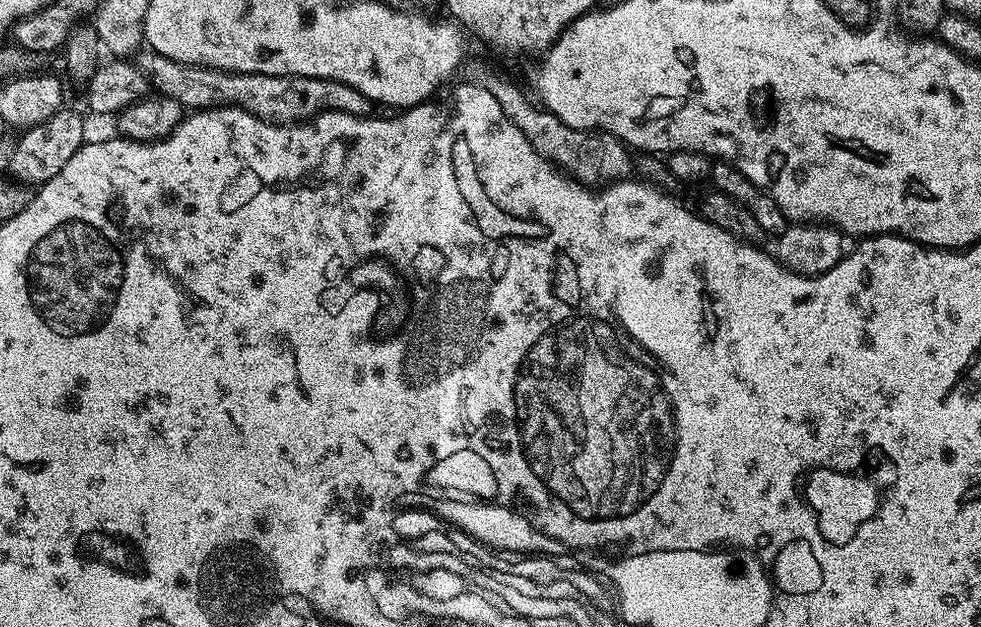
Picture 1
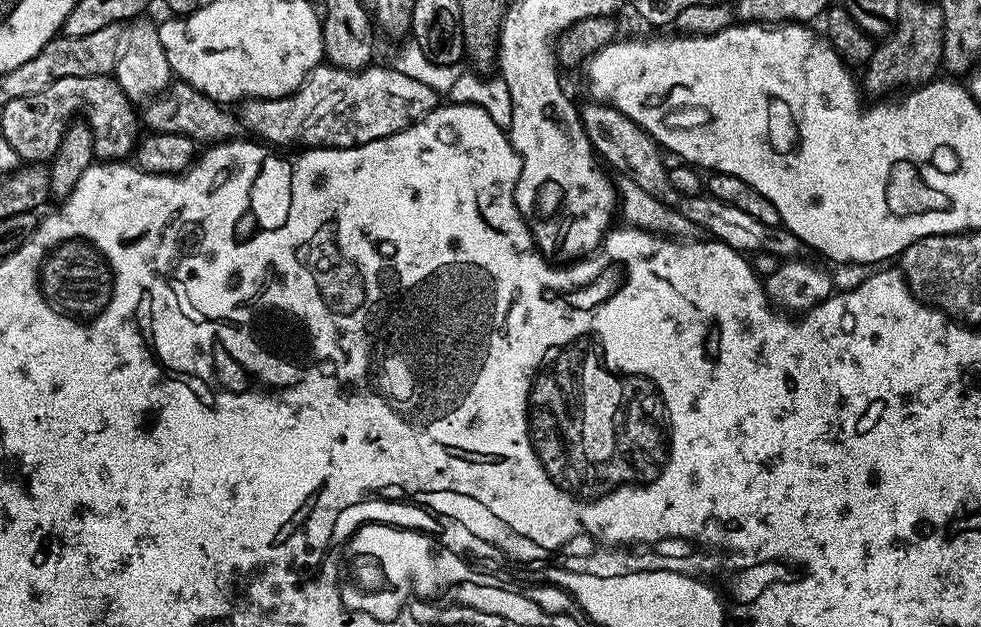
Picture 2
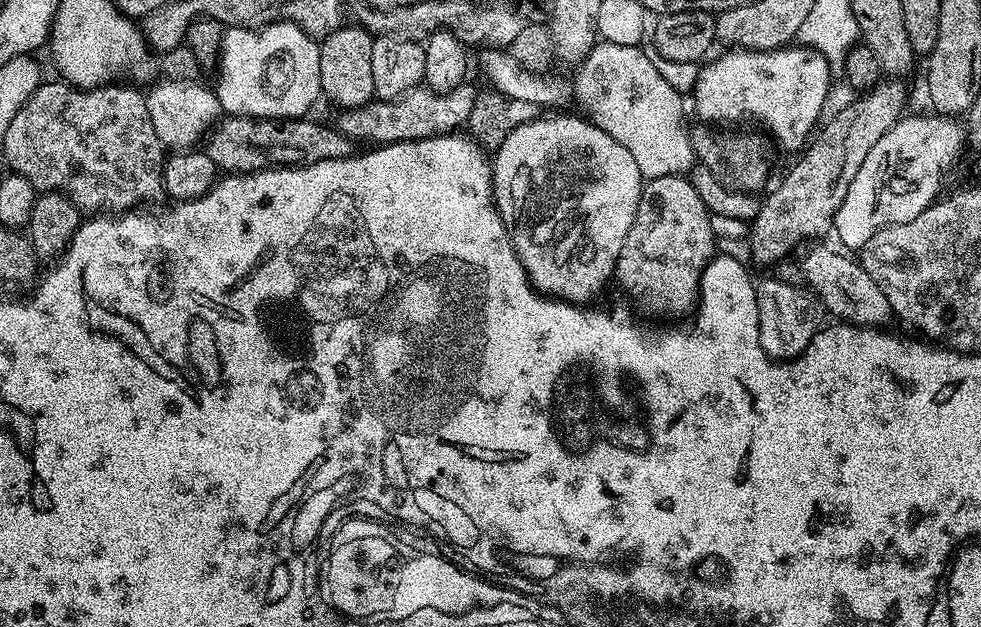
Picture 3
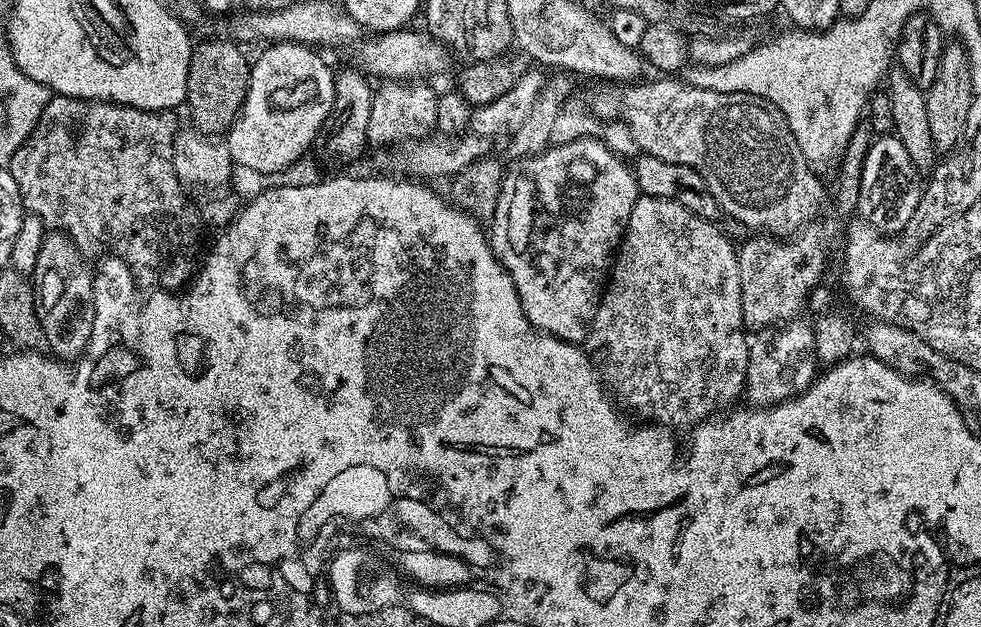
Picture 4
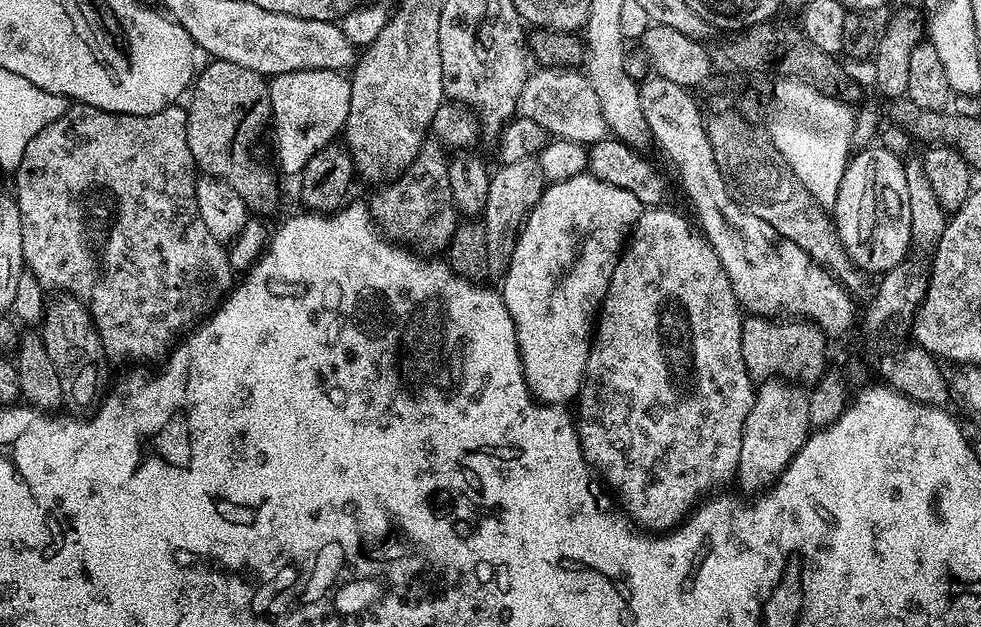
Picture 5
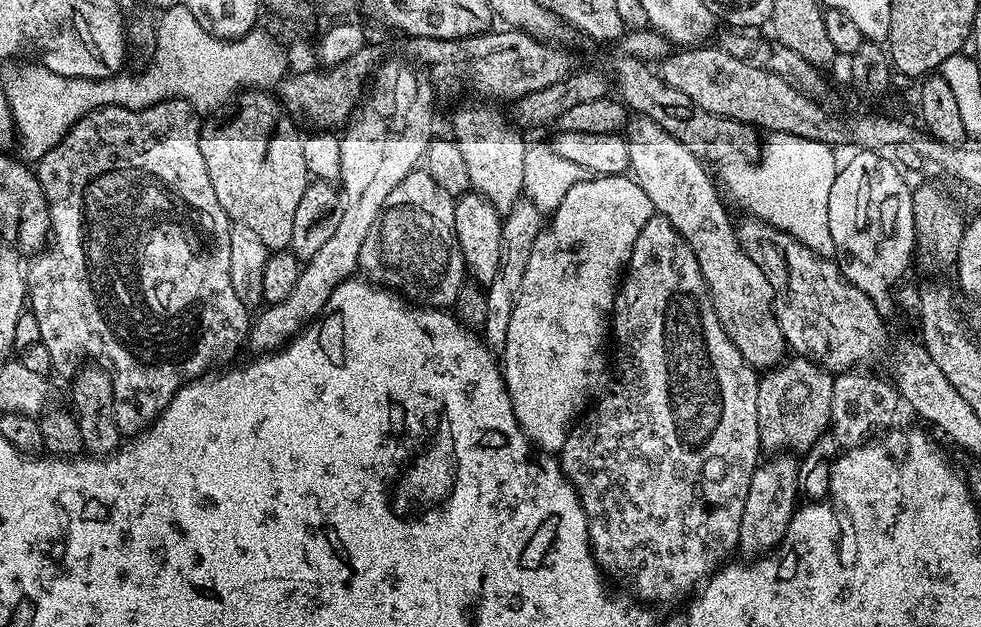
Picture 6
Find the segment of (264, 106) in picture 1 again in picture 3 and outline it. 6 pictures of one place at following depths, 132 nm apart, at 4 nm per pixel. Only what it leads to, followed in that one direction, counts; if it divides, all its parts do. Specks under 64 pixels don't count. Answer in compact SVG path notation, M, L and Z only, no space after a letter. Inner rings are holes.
M471 83L459 84L449 92L433 92L427 86L412 88L409 92L399 96L397 100L373 99L371 104L363 104L360 108L350 108L339 113L340 117L334 121L335 127L343 136L347 136L353 142L359 140L374 140L375 145L397 144L399 140L421 140L431 136L447 136L463 129L470 118L470 112L474 107L477 89L471 88Z

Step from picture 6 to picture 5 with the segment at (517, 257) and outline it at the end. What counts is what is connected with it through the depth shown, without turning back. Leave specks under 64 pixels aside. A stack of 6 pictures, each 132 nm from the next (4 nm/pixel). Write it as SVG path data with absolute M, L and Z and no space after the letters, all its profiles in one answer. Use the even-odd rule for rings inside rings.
M527 156L518 162L501 163L498 168L497 172L495 169L491 173L490 190L486 194L486 206L482 213L486 234L488 278L491 281L496 280L494 282L501 281L508 273L520 228L532 207L538 202L538 198L542 198L546 187L539 159Z

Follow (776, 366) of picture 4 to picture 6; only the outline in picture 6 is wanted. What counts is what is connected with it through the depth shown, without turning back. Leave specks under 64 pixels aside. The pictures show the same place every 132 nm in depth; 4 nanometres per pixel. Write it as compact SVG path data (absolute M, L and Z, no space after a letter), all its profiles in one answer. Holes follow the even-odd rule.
M772 454L756 465L750 478L750 494L746 494L746 506L742 510L738 548L748 555L745 557L756 558L771 552L786 534L792 513L798 507L796 494L801 491L802 468L796 465L796 460L792 454Z

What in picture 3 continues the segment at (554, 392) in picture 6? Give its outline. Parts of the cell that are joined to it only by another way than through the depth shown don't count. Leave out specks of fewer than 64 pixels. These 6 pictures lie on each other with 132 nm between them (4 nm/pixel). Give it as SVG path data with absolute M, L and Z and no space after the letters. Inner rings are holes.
M541 114L536 120L524 120L516 128L510 129L505 140L494 149L492 162L492 198L498 214L506 226L506 234L516 251L516 257L528 275L537 292L550 296L554 300L565 300L568 304L587 305L599 294L607 280L613 279L616 263L622 254L622 242L626 242L626 234L630 234L630 226L634 226L634 214L638 214L638 202L642 177L634 162L634 156L628 150L598 127L589 122L583 115L580 116L547 116Z

